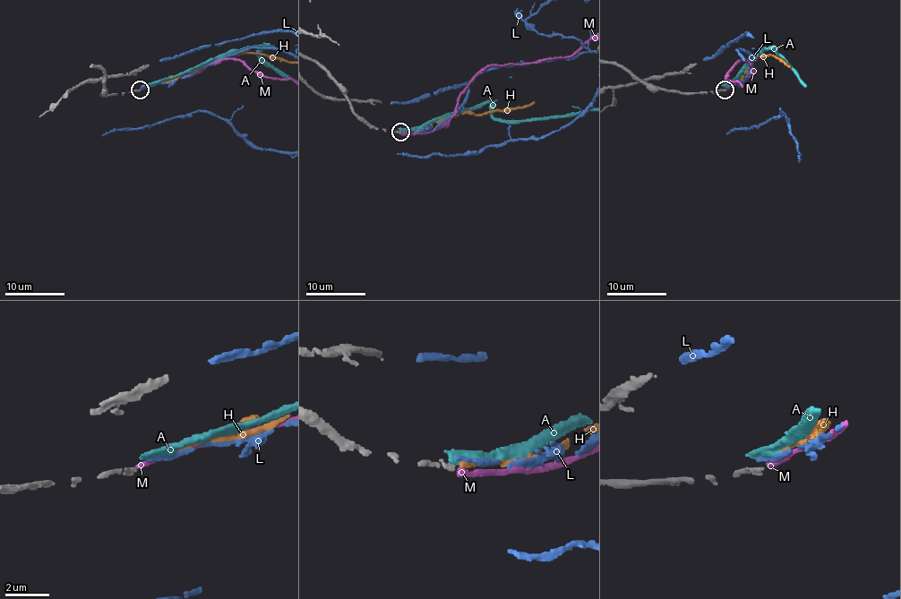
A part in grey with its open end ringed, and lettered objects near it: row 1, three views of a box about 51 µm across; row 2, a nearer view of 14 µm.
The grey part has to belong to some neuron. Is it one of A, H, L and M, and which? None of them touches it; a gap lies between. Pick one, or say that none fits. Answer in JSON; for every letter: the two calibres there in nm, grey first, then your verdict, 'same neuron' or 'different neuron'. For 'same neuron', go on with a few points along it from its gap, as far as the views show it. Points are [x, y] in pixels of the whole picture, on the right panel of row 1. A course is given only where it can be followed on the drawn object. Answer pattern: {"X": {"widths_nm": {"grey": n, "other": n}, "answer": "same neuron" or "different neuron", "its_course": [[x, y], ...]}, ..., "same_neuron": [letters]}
{"A": {"widths_nm": {"grey": 200, "other": 360}, "answer": "different neuron"}, "H": {"widths_nm": {"grey": 200, "other": 240}, "answer": "different neuron"}, "L": {"widths_nm": {"grey": 200, "other": 170}, "answer": "same neuron"}, "M": {"widths_nm": {"grey": 200, "other": 240}, "answer": "different neuron"}, "same_neuron": ["L"]}

